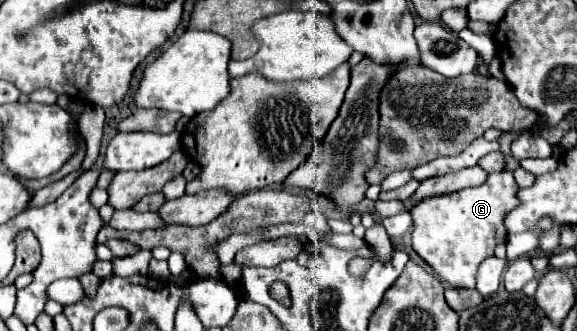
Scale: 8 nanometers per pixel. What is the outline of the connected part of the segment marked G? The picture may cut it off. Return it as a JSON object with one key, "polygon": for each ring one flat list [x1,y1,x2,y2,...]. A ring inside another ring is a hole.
{"polygon":[[510,171,492,173,486,183,474,189,462,189,450,195,438,195,434,199,424,199,422,203,414,203,416,207,410,209,414,219,414,231,412,231,412,247,414,251,436,271,440,279,450,283,452,287,466,287,472,289,476,285,476,271,478,265,494,255,494,247,502,241,506,241,506,229,504,229,504,217,518,207,518,185,514,181,514,175]]}

